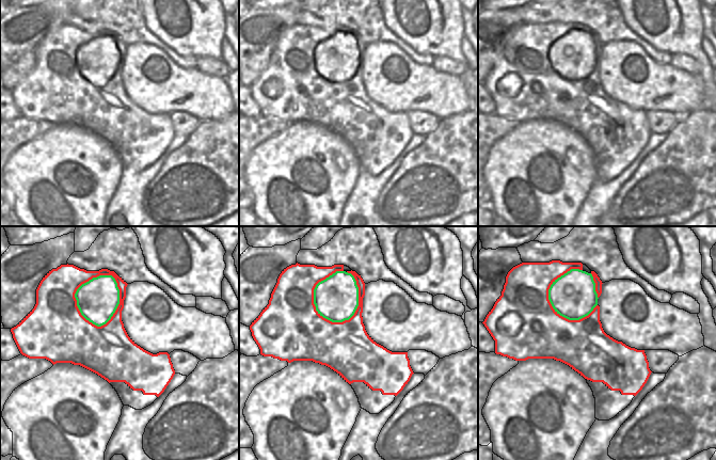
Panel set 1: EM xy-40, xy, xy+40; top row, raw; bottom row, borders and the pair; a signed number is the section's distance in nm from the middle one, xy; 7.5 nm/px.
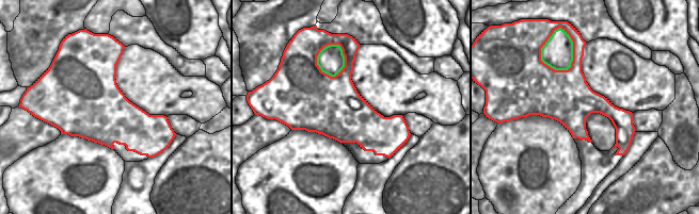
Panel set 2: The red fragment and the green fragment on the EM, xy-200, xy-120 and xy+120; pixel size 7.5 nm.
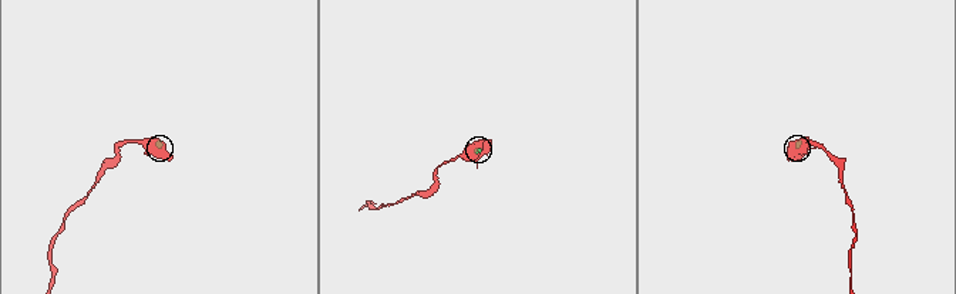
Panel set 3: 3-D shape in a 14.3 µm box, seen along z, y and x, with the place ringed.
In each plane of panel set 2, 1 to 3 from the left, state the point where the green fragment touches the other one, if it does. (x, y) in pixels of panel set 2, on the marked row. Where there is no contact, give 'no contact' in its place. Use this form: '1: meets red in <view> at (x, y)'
1: no contact
2: meets red in xy-120 at (345, 62)
3: meets red in xy+120 at (573, 49)

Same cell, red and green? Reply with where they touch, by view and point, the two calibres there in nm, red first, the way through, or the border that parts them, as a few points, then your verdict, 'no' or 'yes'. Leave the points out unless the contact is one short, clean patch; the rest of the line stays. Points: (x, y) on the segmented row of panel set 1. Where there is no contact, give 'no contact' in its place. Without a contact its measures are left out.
meets red in xy at (359, 304); 260 nm thick on the red side, 340 nm on the other; yes

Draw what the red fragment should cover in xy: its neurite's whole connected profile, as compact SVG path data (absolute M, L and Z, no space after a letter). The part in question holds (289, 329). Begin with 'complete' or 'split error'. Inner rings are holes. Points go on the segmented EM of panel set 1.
split error | M291 265L284 269L271 294L269 304L252 322L252 336L264 356L272 356L291 363L313 361L336 371L349 384L364 382L372 391L397 396L414 374L408 352L392 352L377 344L366 332L363 323L363 298L365 283L355 271L345 271L344 265L317 267L315 265Z

